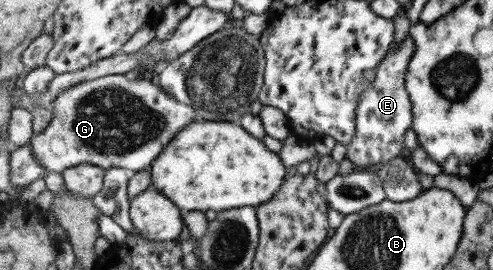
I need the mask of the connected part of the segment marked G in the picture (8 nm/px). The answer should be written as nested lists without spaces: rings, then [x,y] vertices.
[[[111,74],[83,81],[63,90],[50,107],[53,108],[54,118],[41,134],[32,138],[31,145],[47,172],[58,173],[77,165],[95,165],[106,171],[109,168],[127,168],[136,174],[158,160],[159,154],[177,137],[181,128],[198,120],[194,107],[173,97],[161,85],[155,86],[149,76],[135,79],[125,74]]]

